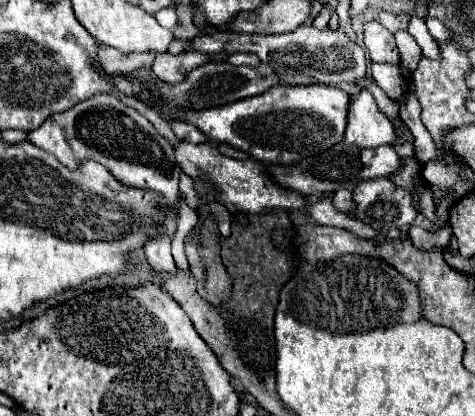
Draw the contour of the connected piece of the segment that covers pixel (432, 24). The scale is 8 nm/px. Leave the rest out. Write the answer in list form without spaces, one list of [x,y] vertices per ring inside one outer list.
[[[427,20],[427,28],[429,28],[429,32],[431,32],[437,40],[441,40],[441,42],[451,40],[451,32],[449,32],[439,20]]]

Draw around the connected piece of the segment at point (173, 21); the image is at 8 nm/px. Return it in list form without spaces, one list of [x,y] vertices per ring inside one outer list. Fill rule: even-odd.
[[[163,8],[163,10],[159,10],[159,12],[155,14],[155,20],[157,20],[161,26],[165,26],[165,28],[175,28],[175,26],[177,26],[177,14],[175,14],[173,8]]]

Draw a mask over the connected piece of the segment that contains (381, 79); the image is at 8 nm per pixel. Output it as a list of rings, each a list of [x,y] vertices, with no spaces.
[[[371,64],[371,76],[377,82],[377,86],[383,88],[383,92],[391,100],[399,100],[399,96],[401,96],[401,82],[403,82],[403,70],[401,70],[401,66]]]

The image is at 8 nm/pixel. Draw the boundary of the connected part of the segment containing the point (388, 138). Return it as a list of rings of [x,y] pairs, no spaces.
[[[371,92],[351,96],[345,142],[359,148],[393,146],[397,134],[385,114],[379,112]]]

